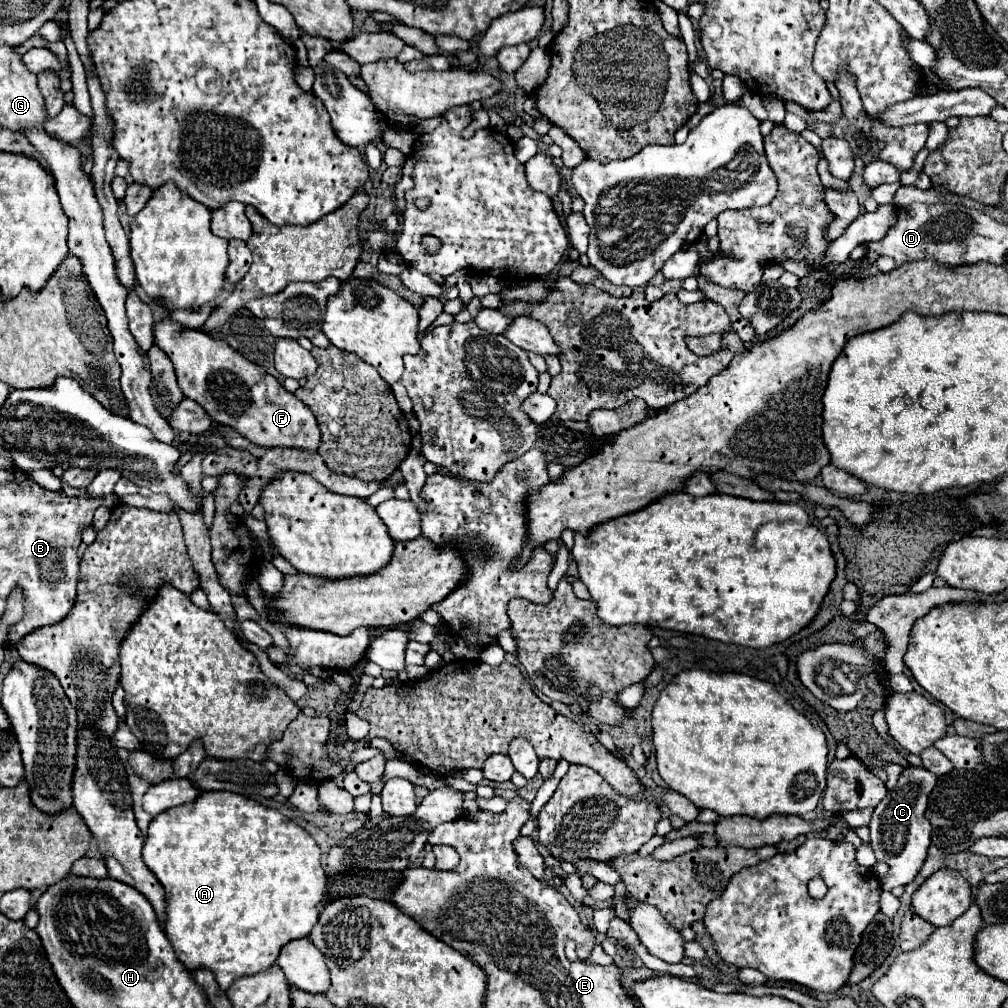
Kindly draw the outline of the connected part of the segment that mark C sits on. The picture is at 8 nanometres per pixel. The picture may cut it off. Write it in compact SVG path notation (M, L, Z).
M906 766L898 778L898 784L894 790L886 794L886 798L874 808L872 820L870 820L870 844L876 854L878 862L888 864L886 882L882 880L884 890L892 890L894 886L908 886L914 882L918 872L922 870L922 864L926 860L926 850L930 844L930 824L924 816L926 812L926 800L936 784L936 776L928 772L926 768L914 768Z

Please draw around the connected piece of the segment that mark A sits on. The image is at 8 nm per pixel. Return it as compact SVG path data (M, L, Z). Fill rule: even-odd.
M204 792L188 806L154 816L142 856L164 888L164 932L176 956L188 970L212 970L222 992L236 978L272 966L284 944L308 936L318 922L318 904L326 888L318 844L278 810L264 808L250 798L232 792Z

